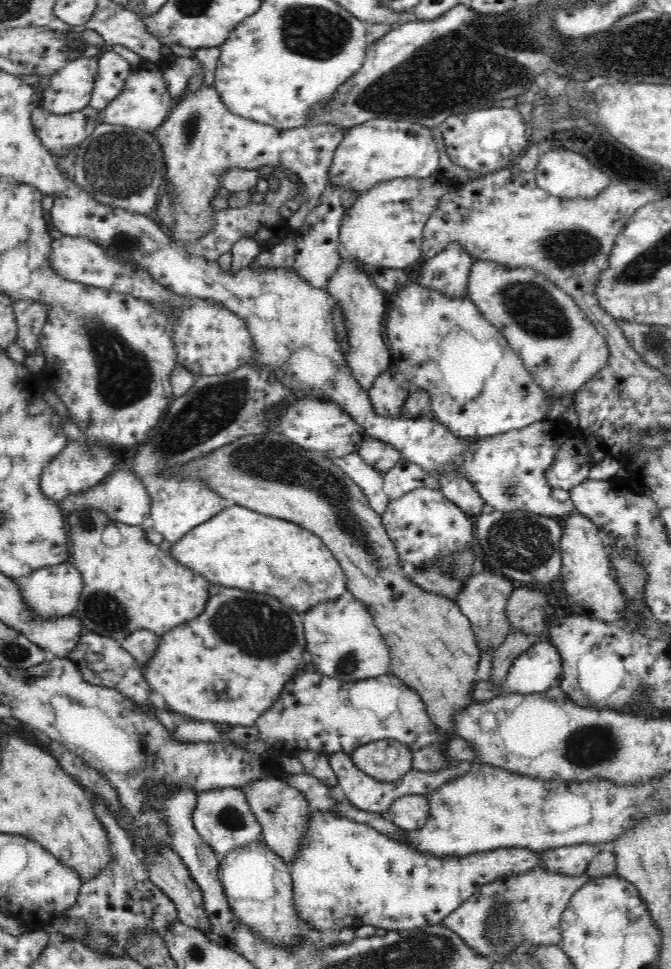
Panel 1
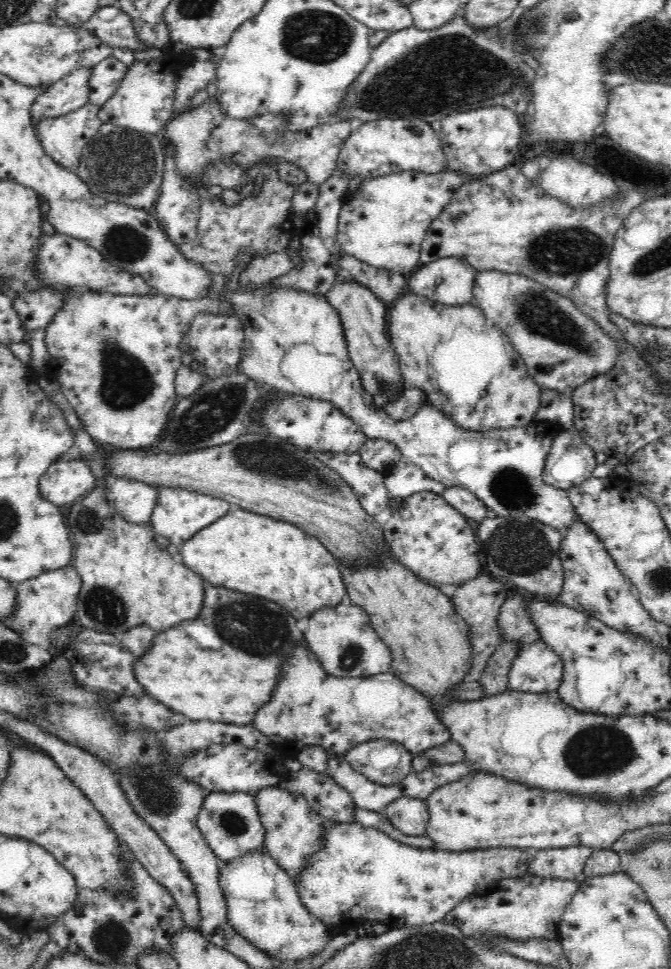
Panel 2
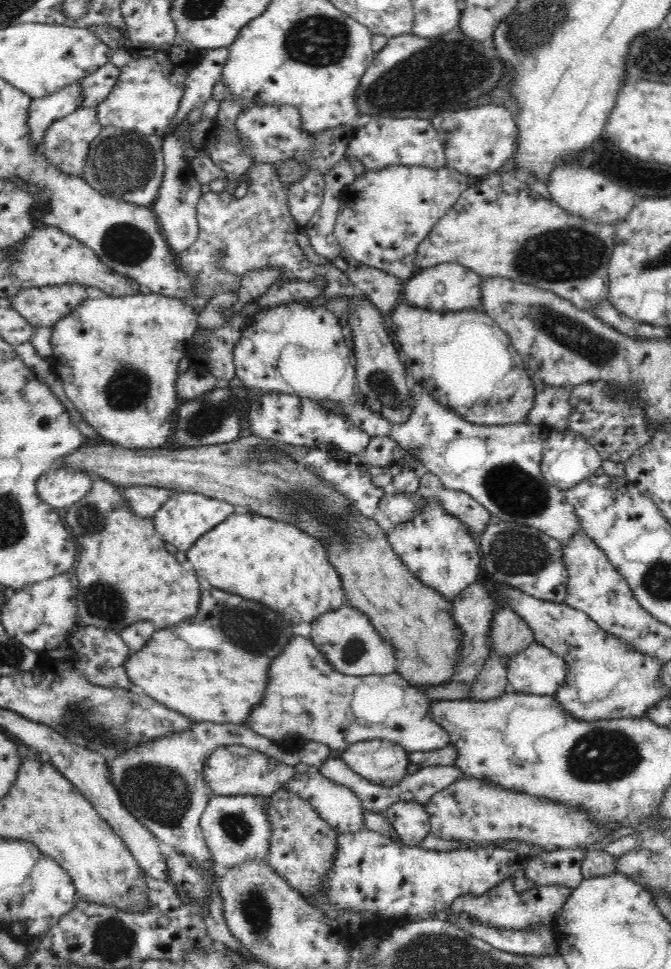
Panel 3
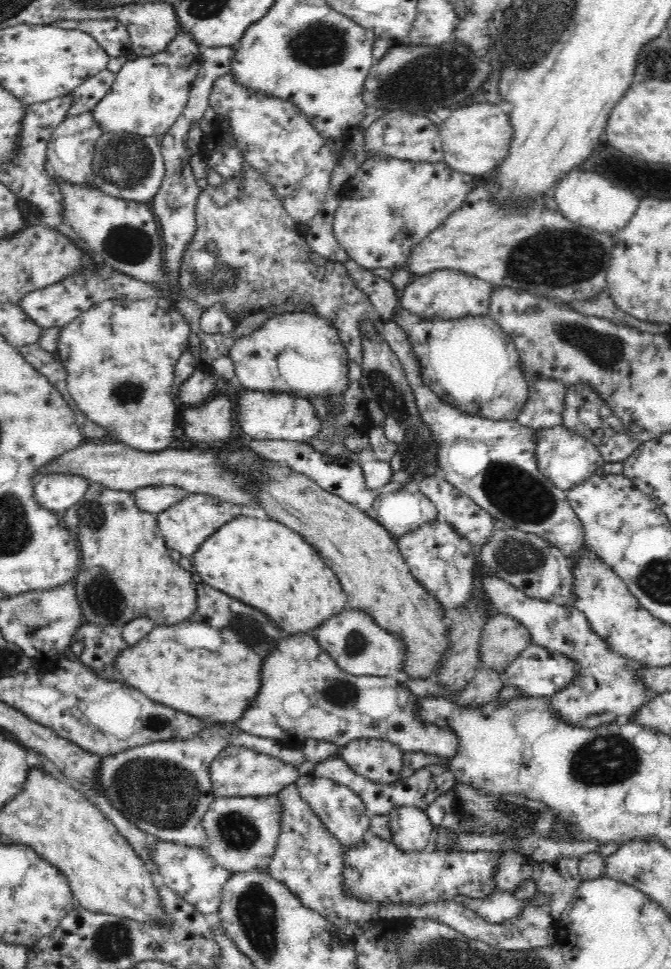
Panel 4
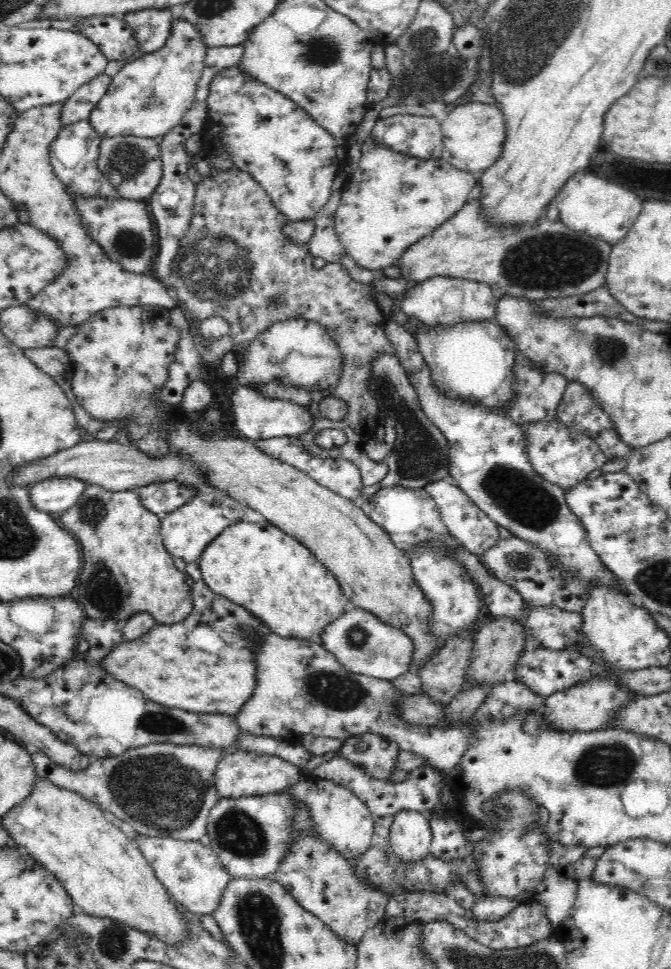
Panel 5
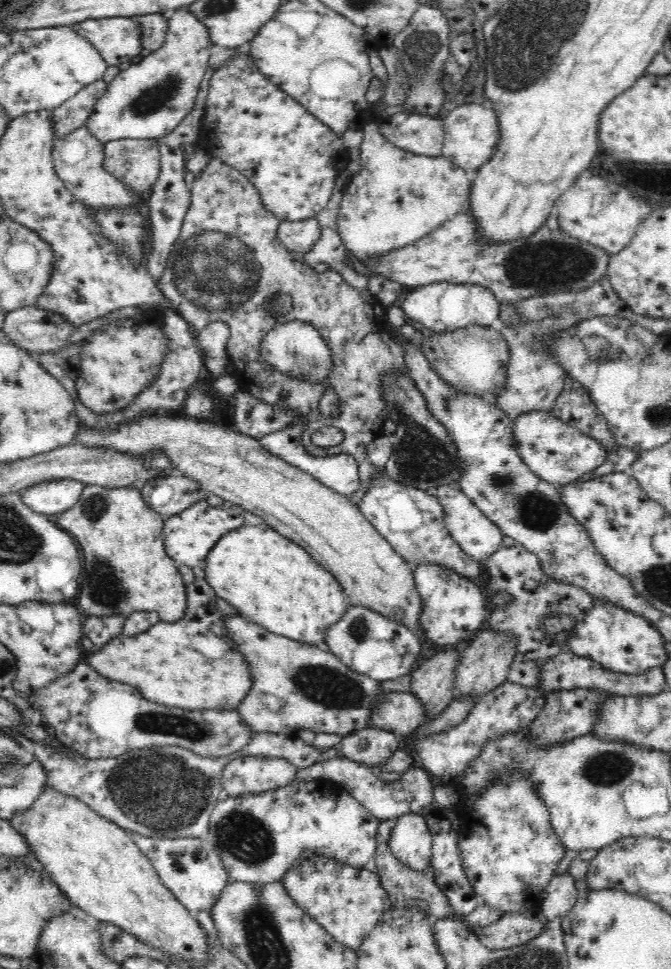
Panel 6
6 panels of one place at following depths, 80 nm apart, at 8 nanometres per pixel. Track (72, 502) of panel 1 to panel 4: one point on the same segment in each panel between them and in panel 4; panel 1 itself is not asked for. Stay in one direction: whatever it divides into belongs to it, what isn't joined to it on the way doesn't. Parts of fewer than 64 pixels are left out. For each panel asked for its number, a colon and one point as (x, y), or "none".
2: (134, 500)
3: (145, 501)
4: (153, 499)

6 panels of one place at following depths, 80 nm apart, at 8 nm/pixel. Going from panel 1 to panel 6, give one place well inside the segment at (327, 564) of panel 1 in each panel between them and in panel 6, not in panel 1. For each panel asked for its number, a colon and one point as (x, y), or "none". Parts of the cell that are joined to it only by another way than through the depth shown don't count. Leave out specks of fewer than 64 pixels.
2: (253, 554)
3: (261, 559)
4: (263, 563)
5: (257, 566)
6: (263, 575)

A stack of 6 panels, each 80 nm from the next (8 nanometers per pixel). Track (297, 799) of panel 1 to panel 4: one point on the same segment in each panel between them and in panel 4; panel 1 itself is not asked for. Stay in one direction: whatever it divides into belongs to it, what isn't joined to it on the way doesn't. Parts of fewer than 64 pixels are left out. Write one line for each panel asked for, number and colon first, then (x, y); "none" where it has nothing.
2: (293, 830)
3: (302, 849)
4: (308, 860)

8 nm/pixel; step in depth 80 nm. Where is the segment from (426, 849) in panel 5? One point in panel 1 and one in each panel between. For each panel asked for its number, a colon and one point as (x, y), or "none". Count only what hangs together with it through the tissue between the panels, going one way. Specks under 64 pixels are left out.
1: (410, 812)
2: (411, 816)
3: (411, 822)
4: (412, 830)

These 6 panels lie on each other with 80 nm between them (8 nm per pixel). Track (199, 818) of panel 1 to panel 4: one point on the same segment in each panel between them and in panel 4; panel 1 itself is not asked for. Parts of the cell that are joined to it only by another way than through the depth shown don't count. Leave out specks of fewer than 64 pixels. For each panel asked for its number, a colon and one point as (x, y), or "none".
2: (229, 821)
3: (236, 828)
4: (242, 832)

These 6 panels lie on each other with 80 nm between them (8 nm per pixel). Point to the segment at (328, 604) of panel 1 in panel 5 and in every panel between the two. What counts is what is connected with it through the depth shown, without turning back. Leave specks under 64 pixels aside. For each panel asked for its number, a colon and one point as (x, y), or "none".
2: (342, 637)
3: (351, 643)
4: (360, 646)
5: (360, 641)

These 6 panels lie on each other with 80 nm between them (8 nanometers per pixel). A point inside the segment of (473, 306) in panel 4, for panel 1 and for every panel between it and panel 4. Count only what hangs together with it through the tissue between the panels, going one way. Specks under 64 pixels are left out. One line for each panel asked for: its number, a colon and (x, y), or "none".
1: (447, 272)
2: (450, 281)
3: (450, 287)

